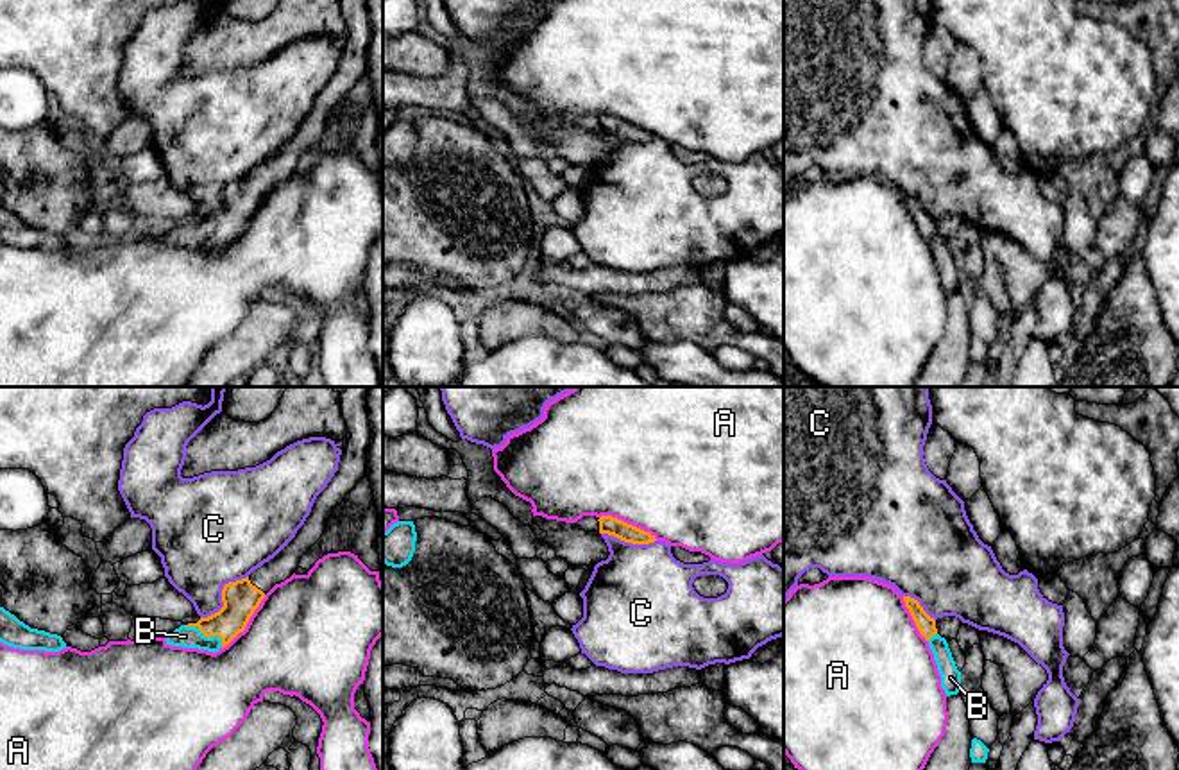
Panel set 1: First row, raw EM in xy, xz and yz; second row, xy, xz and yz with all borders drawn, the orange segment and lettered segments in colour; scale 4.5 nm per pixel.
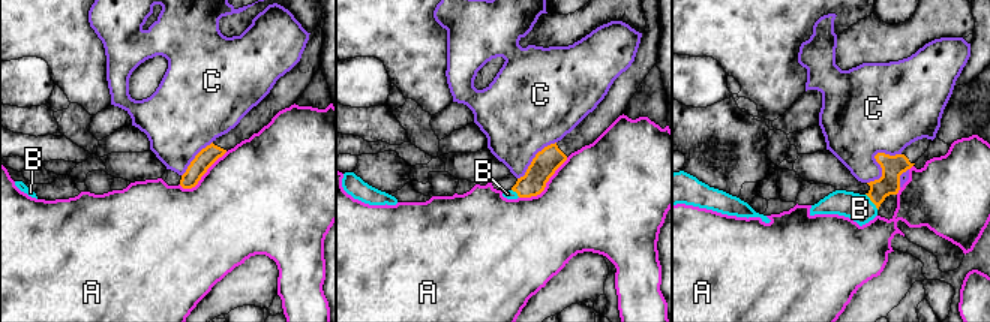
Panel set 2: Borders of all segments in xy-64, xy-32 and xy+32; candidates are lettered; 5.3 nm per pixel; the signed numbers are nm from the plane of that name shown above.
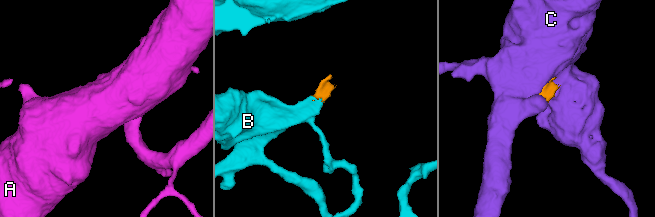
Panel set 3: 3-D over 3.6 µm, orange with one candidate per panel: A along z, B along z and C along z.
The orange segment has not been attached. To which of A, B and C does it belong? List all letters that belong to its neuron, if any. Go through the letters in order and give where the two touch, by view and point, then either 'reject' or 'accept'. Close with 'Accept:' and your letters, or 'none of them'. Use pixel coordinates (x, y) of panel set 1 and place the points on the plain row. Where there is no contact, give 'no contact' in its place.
A: xz (627, 122) | reject
B: xy (206, 235) | accept
C: xy (222, 194) | reject
Accept: B

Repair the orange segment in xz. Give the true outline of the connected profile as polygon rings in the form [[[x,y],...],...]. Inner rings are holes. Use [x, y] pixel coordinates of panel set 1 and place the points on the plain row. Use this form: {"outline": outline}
{"outline": [[[601,115],[598,120],[599,120],[599,133],[614,134],[624,141],[649,143],[657,140],[655,134],[651,134],[649,131],[644,131],[633,124],[628,124],[617,116]]]}

